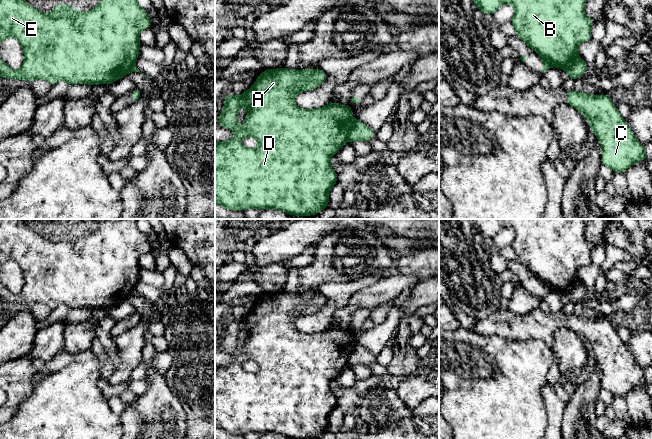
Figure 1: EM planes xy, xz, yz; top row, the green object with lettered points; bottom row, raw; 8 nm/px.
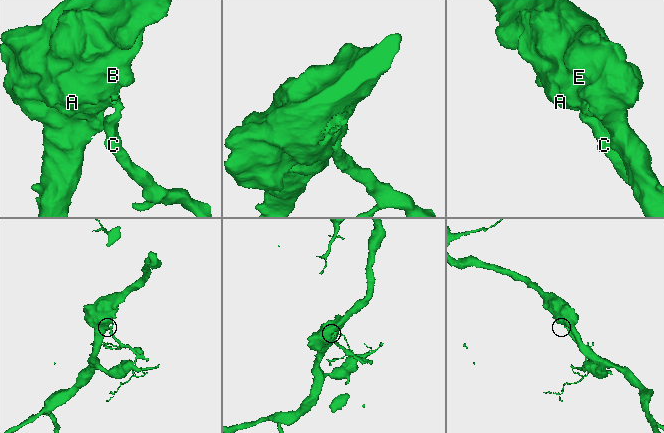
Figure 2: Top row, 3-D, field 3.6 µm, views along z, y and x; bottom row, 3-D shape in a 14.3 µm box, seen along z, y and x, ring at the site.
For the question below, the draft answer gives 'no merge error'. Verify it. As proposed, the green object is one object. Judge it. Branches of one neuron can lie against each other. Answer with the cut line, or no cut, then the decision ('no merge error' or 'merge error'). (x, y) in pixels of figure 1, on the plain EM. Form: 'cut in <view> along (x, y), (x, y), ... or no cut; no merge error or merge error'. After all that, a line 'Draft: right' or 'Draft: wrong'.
cut in xz along (355, 344), (347, 362); merge error
Draft: wrong

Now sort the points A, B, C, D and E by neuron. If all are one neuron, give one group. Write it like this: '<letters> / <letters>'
A B D E / C

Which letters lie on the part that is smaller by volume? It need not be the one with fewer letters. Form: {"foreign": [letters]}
{"foreign": ["C"]}

